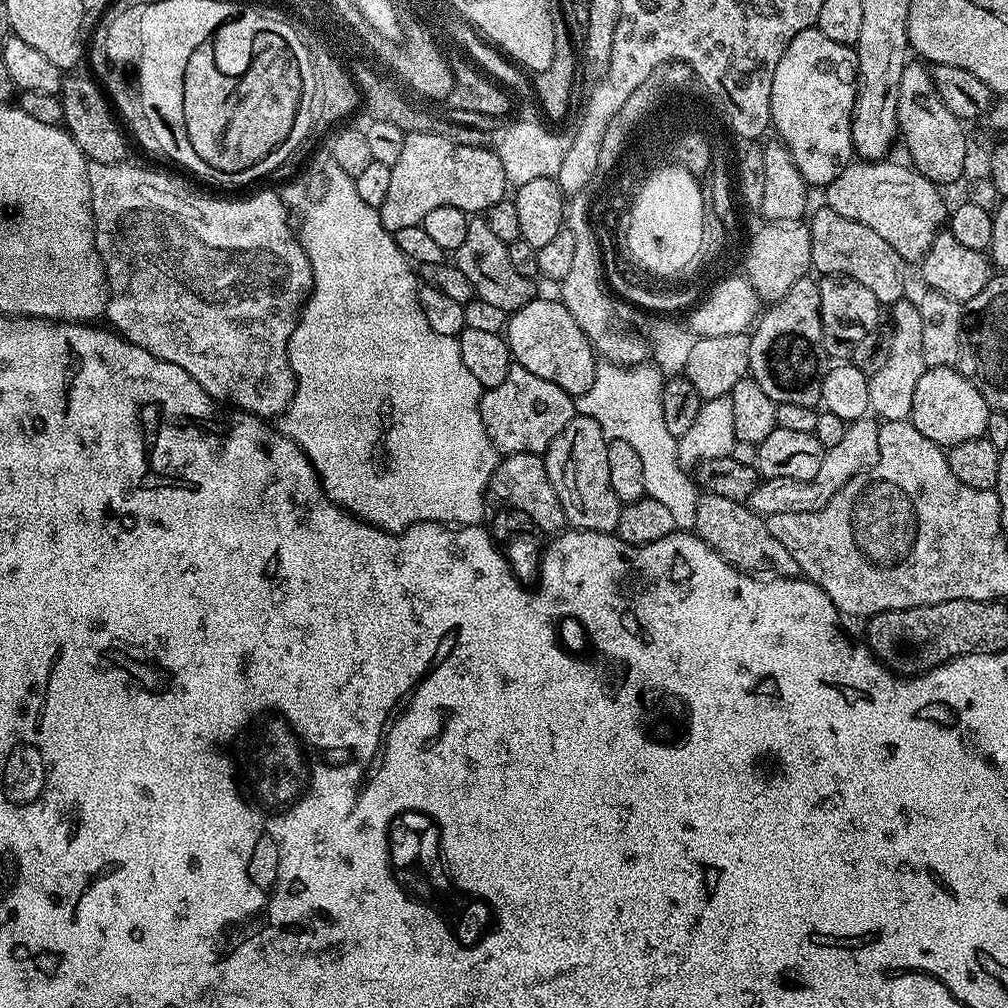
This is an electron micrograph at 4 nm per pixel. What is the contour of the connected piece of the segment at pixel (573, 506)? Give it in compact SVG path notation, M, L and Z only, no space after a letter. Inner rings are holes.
M579 414L550 442L548 451L543 453L546 474L550 474L550 486L554 486L554 494L558 494L558 502L562 502L565 521L573 529L581 532L615 533L620 517L621 503L618 494L614 494L614 486L610 486L610 465L606 458L609 439L604 435L602 426L594 422L594 418L586 418Z

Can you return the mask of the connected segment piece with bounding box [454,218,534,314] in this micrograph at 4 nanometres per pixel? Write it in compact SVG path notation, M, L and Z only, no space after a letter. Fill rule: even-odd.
M484 218L469 219L466 226L466 239L454 253L454 263L458 270L462 270L462 274L466 274L475 299L490 302L507 314L522 310L522 306L526 306L534 298L533 281L514 270L510 262L508 244L490 230Z

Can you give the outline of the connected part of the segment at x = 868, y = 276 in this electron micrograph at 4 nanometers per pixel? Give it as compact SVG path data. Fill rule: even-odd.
M820 206L816 213L811 213L807 221L810 230L810 254L812 268L820 271L821 277L849 276L854 282L862 282L878 298L881 305L891 306L901 303L904 296L905 260L898 250L884 241L879 234L874 234L870 226L862 226L862 222L854 222L854 218L842 218L842 214L834 214L827 206Z

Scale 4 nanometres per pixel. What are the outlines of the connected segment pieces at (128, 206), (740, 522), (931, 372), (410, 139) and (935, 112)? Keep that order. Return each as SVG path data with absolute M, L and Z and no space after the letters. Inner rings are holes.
M91 162L88 166L96 249L104 263L104 273L108 279L107 323L131 344L142 346L142 350L154 354L160 360L182 366L182 370L186 370L186 374L190 374L190 378L194 378L194 382L198 382L198 386L202 386L202 390L206 390L213 401L233 404L233 409L251 412L261 418L279 417L288 409L296 393L296 375L288 357L288 343L290 334L294 334L296 322L300 319L300 309L304 307L304 301L312 290L310 258L300 244L299 235L294 231L293 221L281 193L256 192L245 200L215 200L212 196L192 196L189 200L183 200L178 193L156 184L155 178L146 169L132 163Z
M704 492L698 498L698 515L694 517L694 522L696 523L695 535L699 536L702 542L706 542L706 546L713 548L722 559L727 560L732 567L739 568L742 572L771 574L776 578L796 578L801 575L798 562L794 562L794 558L790 558L790 550L786 550L786 546L782 546L782 542L778 542L778 538L774 538L774 534L770 534L765 517L752 511L747 503L722 498L722 494Z
M955 367L925 368L922 378L918 378L918 386L914 386L910 419L919 432L930 438L930 442L951 446L983 436L989 411L986 398L982 398L982 394L978 394L975 386Z
M412 130L405 135L402 142L402 154L390 170L390 186L386 193L386 202L379 208L380 221L386 231L395 234L406 226L423 224L426 214L438 206L454 206L469 214L484 214L488 208L499 200L505 199L510 183L507 180L503 162L496 156L491 147L471 148L459 145L450 138L440 137L427 130Z
M910 62L902 70L902 82L898 82L898 129L899 135L902 137L902 144L908 147L908 156L911 167L925 176L931 184L937 186L945 186L944 184L952 184L956 179L963 177L963 167L965 165L965 157L967 146L970 143L970 137L964 133L965 125L954 114L950 114L950 110L946 110L946 102L942 102L942 98L938 98L938 90L936 89L936 78L933 69L924 62Z

